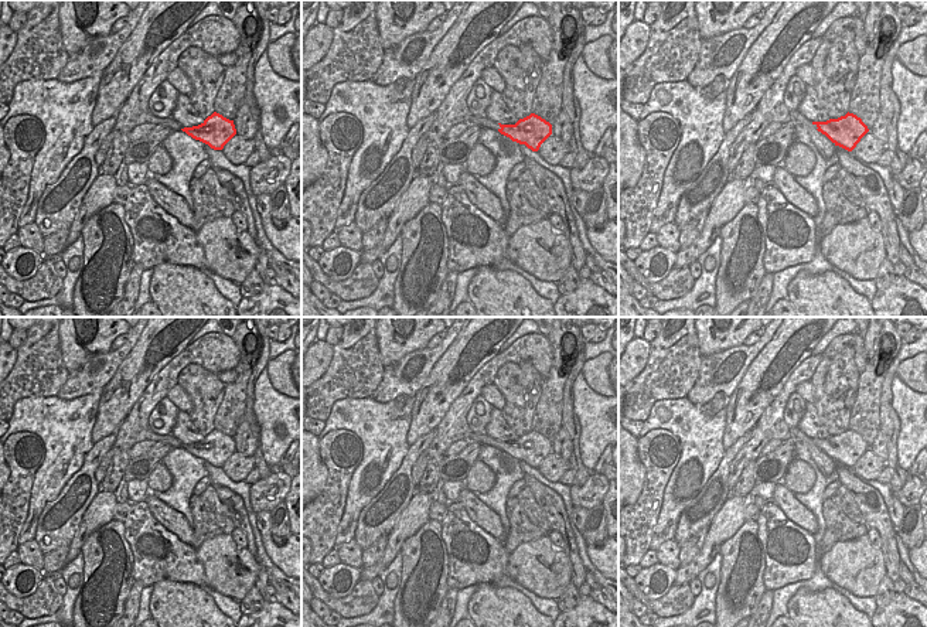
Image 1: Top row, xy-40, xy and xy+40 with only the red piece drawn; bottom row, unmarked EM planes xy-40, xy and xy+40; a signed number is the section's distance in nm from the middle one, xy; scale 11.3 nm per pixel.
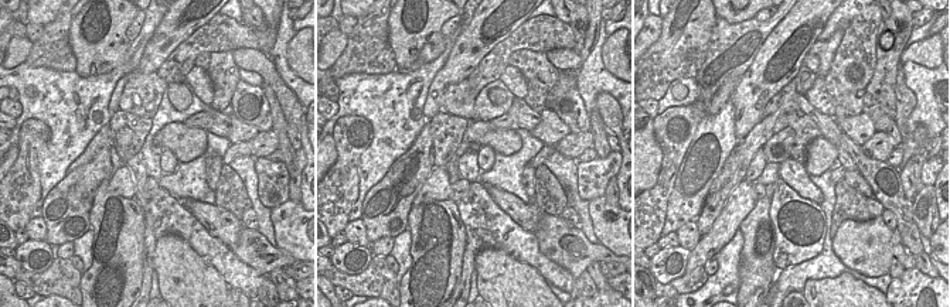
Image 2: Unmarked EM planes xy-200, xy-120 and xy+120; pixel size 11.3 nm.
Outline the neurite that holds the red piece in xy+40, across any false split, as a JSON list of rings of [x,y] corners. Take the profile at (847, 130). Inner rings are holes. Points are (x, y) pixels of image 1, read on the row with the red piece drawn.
[[[853,113],[827,122],[812,122],[835,146],[852,151],[860,139],[869,132],[868,126]]]

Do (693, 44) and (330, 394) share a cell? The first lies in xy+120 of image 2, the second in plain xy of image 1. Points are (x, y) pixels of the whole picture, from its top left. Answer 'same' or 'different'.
same

